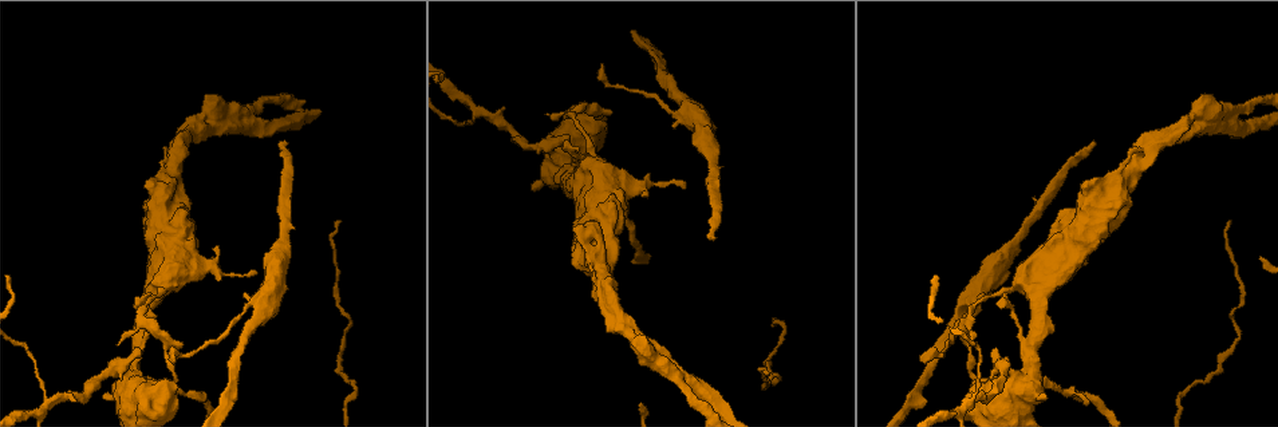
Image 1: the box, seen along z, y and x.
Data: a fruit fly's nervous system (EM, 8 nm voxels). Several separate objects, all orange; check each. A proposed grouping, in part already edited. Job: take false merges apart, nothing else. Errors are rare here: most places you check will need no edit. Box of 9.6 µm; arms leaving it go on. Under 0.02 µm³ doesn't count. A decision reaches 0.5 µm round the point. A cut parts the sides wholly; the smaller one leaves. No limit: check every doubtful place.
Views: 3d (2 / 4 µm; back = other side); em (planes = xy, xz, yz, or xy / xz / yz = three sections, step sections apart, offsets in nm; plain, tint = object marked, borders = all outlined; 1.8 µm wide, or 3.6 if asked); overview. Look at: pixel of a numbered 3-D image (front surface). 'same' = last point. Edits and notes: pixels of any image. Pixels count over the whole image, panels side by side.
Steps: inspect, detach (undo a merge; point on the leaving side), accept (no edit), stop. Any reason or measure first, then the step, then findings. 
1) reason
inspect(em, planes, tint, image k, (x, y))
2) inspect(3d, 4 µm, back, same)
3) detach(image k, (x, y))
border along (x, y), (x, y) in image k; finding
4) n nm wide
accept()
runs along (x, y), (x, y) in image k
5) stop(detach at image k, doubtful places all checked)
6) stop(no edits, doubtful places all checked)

calibre changes
inspect(em, planes, tint, image 1, (233, 321))

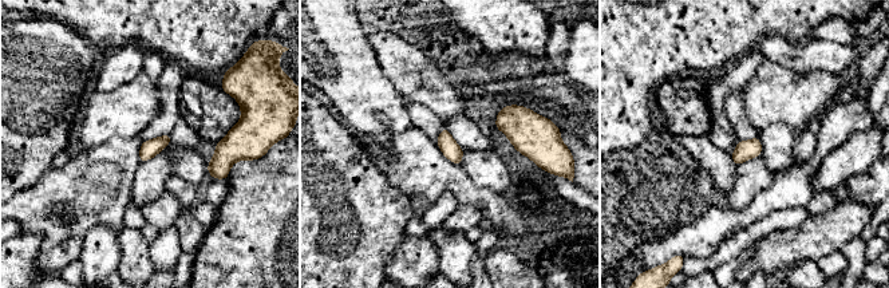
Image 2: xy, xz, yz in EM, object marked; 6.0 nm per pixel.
110 nm wide
accept()
one neuron here

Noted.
thick turns thin
inspect(em, planes, plain, image 1, (969, 299))

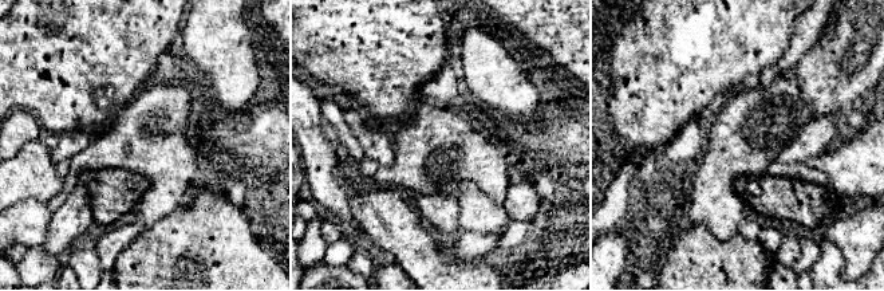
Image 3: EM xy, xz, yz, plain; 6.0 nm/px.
inspect(em, planes, tint, same)

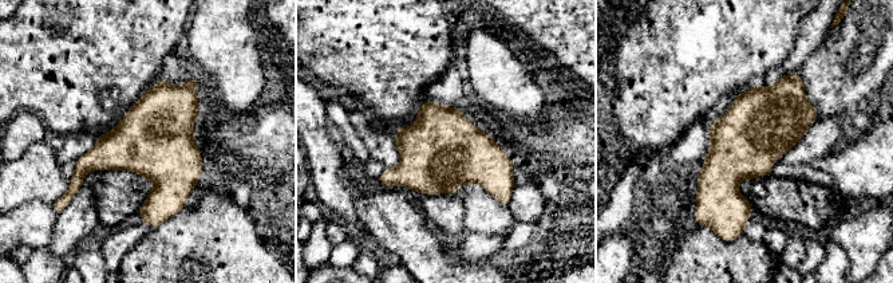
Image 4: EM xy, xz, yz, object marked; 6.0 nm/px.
440 nm wide
accept()
one neuron here

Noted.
sharp bend
inspect(em, planes, tint, image 1, (643, 341))

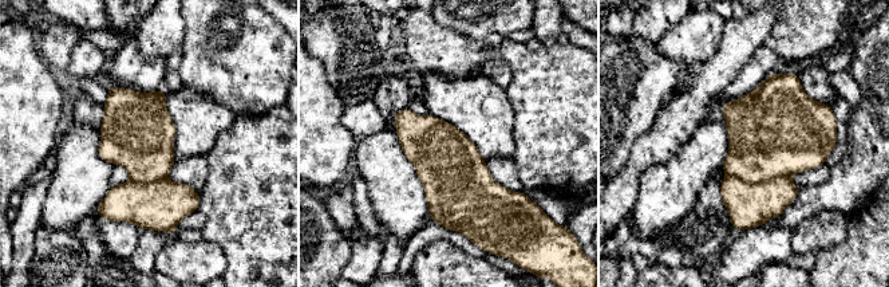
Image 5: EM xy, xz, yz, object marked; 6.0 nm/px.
380 nm wide
detach(image 5, (765, 142))
border along (727, 175), (751, 183), (790, 176) in image 5; a second neuron is stuck on

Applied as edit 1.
calibre changes
inspect(3d, 4 µm, image 1, (1029, 386))

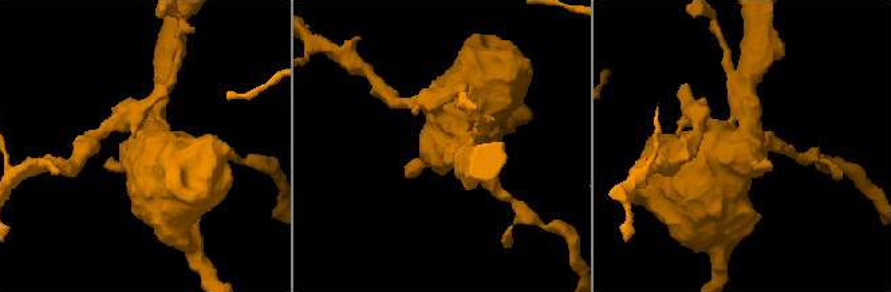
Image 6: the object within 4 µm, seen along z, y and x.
inspect(em, 3.6 µm, planes, tint, image 6, (741, 144))

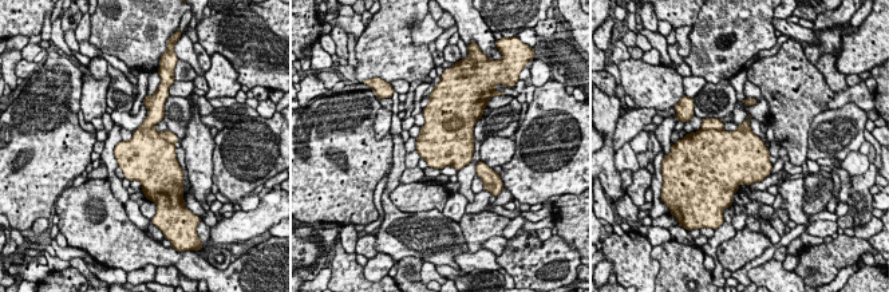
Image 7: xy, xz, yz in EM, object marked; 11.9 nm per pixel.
600 nm wide
detach(image 7, (708, 123))
border along (702, 129), (722, 130) in image 7; a second neuron is stuck on

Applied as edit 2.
stop(detach at image 5, detach at image 7, doubtful places all checked)

